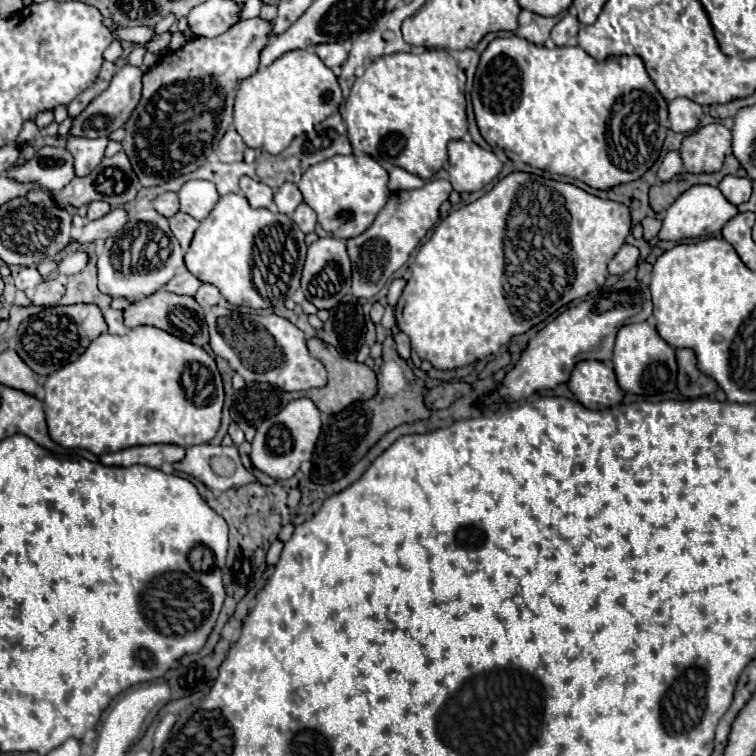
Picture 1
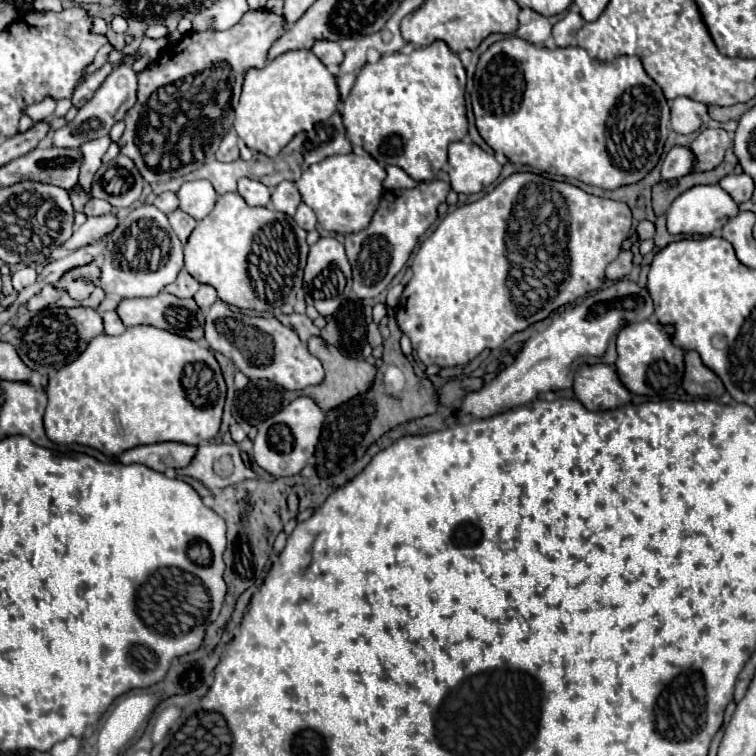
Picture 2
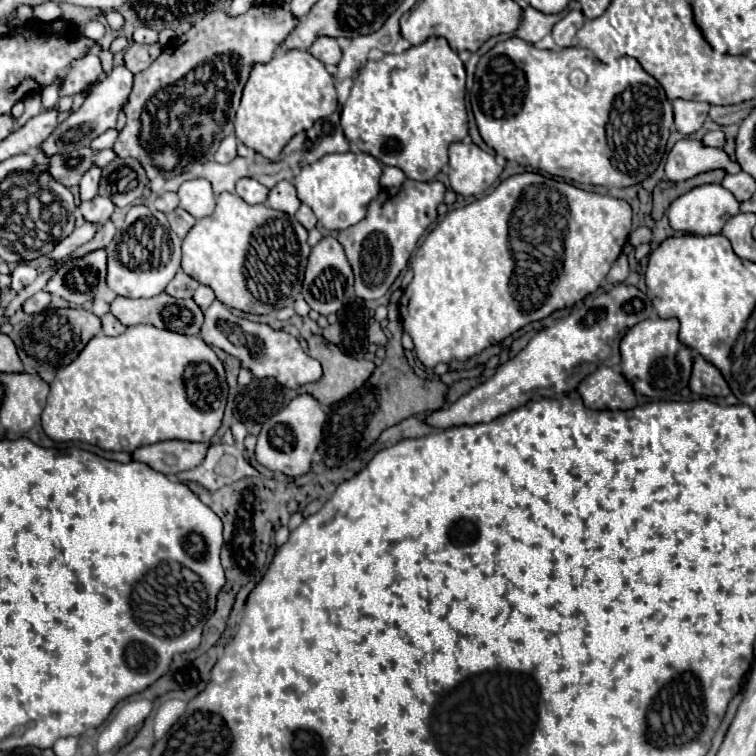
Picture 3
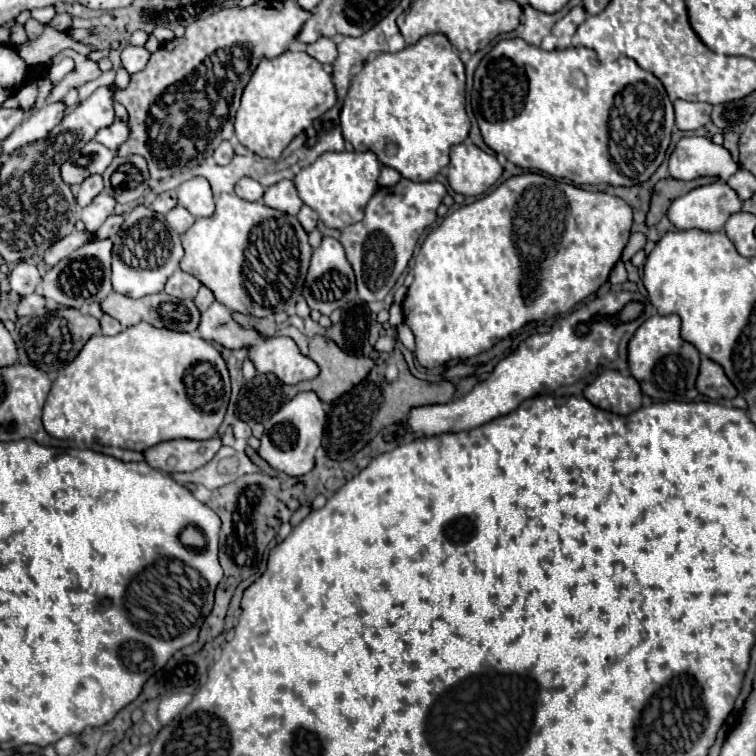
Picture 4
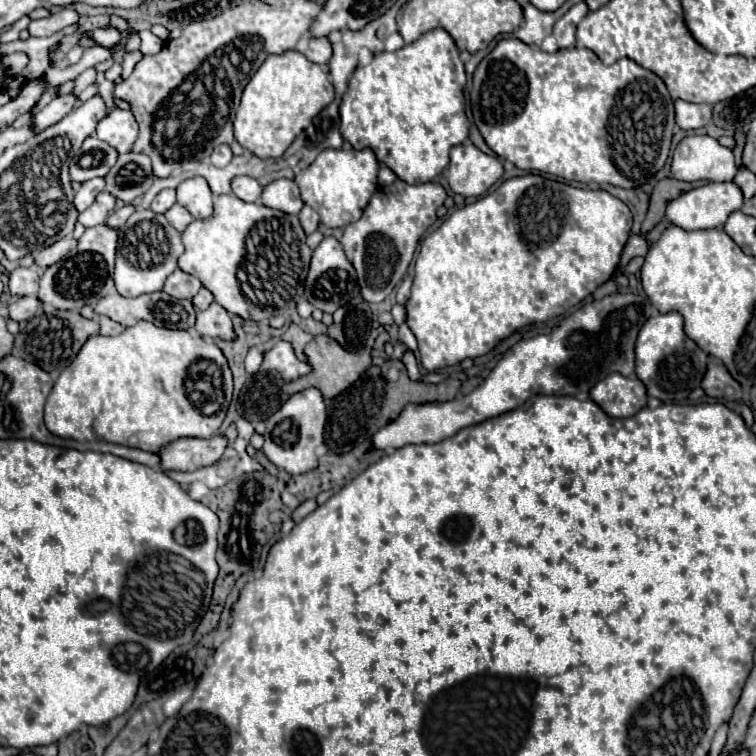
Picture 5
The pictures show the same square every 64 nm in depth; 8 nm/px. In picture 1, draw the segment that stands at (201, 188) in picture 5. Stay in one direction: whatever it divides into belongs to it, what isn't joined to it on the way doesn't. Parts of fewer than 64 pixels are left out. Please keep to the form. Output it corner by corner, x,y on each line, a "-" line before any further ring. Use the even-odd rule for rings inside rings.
190,180
180,188
178,198
180,212
186,212
196,220
204,220
218,202
220,194
216,192
216,186
212,186
212,182
208,180

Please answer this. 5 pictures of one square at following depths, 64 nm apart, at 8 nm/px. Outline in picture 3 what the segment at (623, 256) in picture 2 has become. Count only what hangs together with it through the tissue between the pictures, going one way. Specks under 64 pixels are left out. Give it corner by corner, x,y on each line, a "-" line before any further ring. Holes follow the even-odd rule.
622,254
622,256
612,264
612,268
610,268
610,272
608,272
608,282
610,282
610,284
620,284
620,282
624,282
624,280
628,278
628,274
630,274
630,270
628,270
628,260
626,260
626,254

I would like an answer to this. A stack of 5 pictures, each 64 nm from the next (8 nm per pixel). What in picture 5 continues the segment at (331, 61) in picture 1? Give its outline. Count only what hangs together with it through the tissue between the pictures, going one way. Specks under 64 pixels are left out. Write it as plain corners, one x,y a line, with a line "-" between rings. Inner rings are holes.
320,36
320,38
310,38
308,42
308,48
304,50
304,56
310,60
310,62
316,62
316,64
326,64
332,56
332,44
328,38

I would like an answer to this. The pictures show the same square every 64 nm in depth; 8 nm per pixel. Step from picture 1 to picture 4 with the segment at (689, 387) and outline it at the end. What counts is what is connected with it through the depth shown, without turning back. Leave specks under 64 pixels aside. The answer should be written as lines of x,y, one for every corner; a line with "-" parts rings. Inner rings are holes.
702,356
700,378
696,380
696,388
698,388
698,392
702,392
704,396
708,396
712,400
718,400
718,398
732,400
738,396
736,386
728,380
722,366
710,358
704,358
704,356

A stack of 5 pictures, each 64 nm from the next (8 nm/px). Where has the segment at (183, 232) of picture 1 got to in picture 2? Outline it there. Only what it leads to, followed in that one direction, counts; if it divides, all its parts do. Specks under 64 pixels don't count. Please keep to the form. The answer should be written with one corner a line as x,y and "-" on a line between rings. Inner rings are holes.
174,210
174,212
168,216
168,220
170,220
172,230
174,230
176,236
180,238
180,242
186,244
190,232
196,228
196,220
194,220
192,216
188,216
186,212
182,212
182,210

